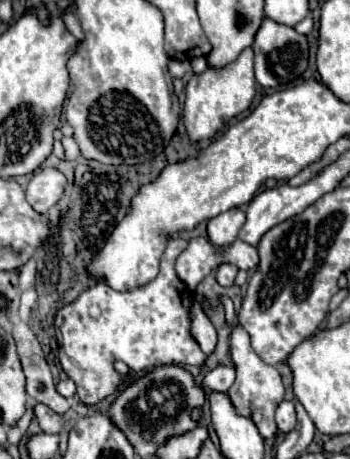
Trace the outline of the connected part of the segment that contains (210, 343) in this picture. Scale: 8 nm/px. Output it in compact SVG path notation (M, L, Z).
M193 301L193 307L191 307L191 321L193 321L191 323L191 333L197 339L201 351L211 355L215 351L215 347L217 347L217 331L211 325L209 317L201 311L197 301Z

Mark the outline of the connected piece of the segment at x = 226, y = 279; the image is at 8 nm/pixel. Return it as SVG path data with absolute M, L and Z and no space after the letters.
M221 263L221 265L219 265L219 271L217 271L217 281L219 281L219 285L229 287L229 285L233 285L235 275L237 275L237 267L235 267L235 265L231 265L231 263Z

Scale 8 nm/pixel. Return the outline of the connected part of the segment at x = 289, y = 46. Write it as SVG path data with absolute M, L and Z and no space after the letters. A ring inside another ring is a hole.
M265 17L255 41L253 41L253 51L255 51L255 77L263 87L271 87L271 89L279 89L279 87L287 87L291 83L295 83L307 69L307 61L309 61L309 45L307 45L307 37L299 35L293 27L275 23L273 19Z

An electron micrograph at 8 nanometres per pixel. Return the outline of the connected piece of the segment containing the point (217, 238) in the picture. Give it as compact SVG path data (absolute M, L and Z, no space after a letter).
M235 207L225 213L219 213L217 217L209 219L207 223L207 235L213 245L217 247L227 247L237 239L239 229L245 223L245 211Z

